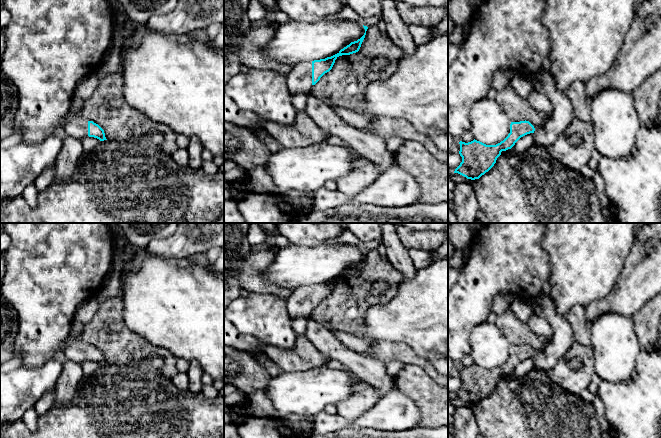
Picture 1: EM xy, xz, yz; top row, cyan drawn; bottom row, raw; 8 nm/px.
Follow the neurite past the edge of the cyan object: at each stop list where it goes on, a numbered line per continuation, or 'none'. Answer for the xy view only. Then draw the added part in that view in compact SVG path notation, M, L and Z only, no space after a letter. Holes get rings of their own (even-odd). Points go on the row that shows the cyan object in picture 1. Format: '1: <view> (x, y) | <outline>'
1: xy (76, 126) | M73 97L72 104L68 112L70 117L61 131L63 134L79 139L88 137L88 120L78 115L80 105L83 101L84 100L81 98Z

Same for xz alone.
1: xz (299, 80) | M303 62L295 65L286 75L287 88L291 95L308 93L312 85L312 62Z

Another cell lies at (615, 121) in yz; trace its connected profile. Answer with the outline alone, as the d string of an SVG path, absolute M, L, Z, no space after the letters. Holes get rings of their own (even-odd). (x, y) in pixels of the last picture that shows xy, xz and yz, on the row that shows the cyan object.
M605 89L591 100L590 108L595 149L611 159L632 156L641 127L632 94Z

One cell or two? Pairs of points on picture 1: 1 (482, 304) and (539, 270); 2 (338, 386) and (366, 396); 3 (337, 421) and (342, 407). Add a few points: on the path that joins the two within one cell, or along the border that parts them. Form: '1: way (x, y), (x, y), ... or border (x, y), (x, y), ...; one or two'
1: way (492, 289), (511, 270), (524, 270); one
2: border (353, 391), (335, 404); two
3: border (336, 413), (349, 420), (354, 420), (362, 415); two

